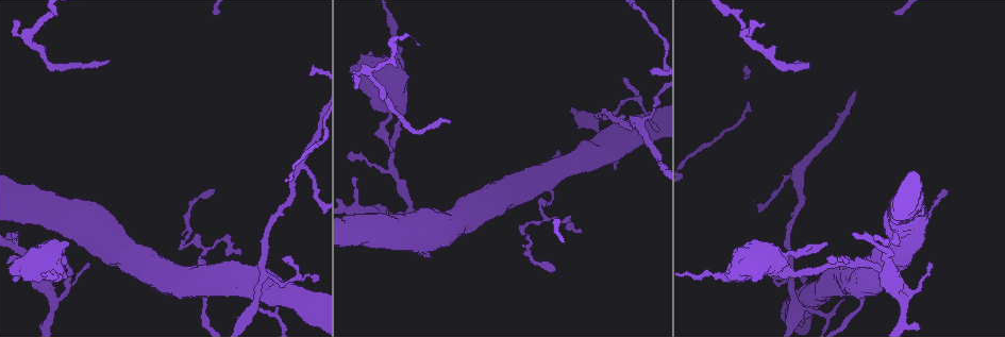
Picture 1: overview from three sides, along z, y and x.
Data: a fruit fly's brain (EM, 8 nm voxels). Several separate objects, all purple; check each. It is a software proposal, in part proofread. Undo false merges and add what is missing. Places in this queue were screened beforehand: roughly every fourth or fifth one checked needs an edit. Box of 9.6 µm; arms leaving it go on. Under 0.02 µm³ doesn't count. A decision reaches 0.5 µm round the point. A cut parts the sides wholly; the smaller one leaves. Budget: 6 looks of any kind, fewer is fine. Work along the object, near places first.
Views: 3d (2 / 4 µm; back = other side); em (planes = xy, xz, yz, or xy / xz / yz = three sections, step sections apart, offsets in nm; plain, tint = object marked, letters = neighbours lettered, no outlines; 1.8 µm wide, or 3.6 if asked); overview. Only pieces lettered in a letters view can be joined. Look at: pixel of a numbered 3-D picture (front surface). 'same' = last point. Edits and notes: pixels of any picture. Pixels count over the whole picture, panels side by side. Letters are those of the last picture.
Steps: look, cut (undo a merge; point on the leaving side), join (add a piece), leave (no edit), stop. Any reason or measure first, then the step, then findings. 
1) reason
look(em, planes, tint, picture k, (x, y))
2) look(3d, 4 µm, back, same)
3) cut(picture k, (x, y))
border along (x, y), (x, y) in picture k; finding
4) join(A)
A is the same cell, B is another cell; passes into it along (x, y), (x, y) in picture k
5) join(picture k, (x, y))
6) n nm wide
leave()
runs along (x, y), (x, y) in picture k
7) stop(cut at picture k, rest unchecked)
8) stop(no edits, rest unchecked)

long arm stops here
look(em, planes, tint, picture 1, (450, 121))

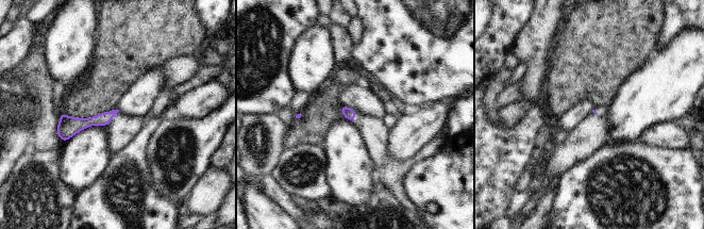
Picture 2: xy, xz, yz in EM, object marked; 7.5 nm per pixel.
look(em, planes, letters, same)

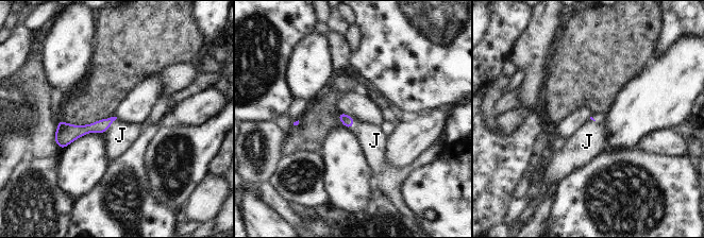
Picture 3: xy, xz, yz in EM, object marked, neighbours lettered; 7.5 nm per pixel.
J touches over 150 nm
join(J)
J is the same cell; passes into it along (100, 126), (111, 124), (120, 135) in picture 3; it goes on there

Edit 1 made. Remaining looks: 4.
look(overview)

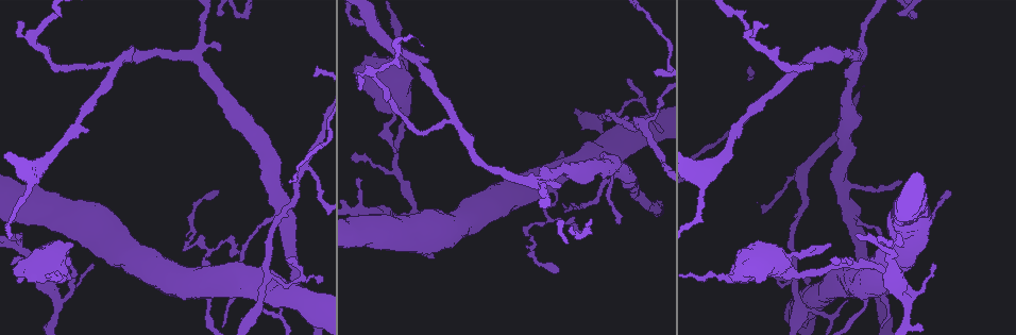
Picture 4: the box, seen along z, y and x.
three-way junction
look(em, 3.6 µm, planes, letters, picture 4, (52, 282))

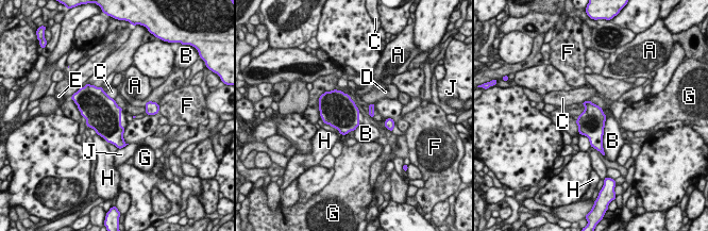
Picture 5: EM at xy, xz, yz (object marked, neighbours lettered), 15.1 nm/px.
420 nm wide
leave()
A, B, C, D, E, F, G, H and J are other cells; all the same neuron

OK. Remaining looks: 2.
a fork
look(em, 3.6 µm, planes, letters, picture 4, (805, 171))

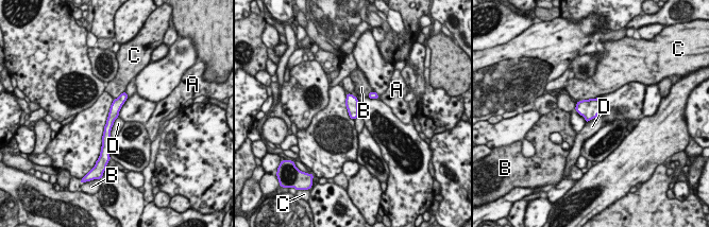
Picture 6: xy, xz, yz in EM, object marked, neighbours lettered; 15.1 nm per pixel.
leave()
A, B, C and D are other cells; border along (117, 117), (111, 131), (111, 138) in picture 6; continuous, no second neuron

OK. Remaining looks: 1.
stop(join at picture 3, rest unchecked)

